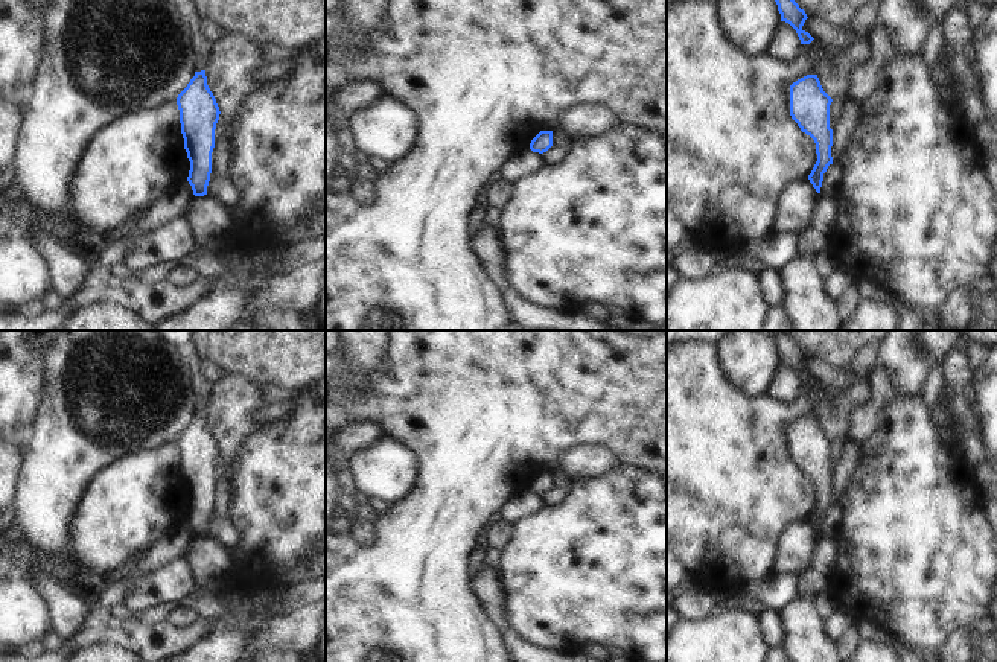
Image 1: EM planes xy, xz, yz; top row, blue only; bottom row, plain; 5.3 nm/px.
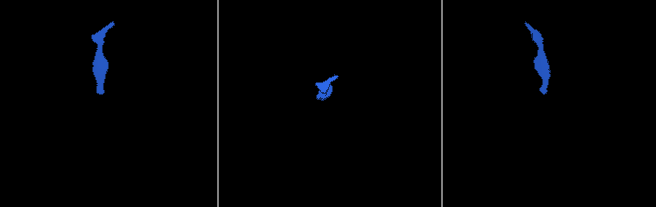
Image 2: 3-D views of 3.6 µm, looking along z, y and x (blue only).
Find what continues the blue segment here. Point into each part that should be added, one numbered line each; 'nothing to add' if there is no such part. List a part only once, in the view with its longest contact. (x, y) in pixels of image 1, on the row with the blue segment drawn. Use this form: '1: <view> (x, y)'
nothing to add

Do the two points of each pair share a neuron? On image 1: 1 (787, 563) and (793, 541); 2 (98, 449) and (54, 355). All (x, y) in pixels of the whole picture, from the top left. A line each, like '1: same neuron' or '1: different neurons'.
1: same neuron
2: same neuron

